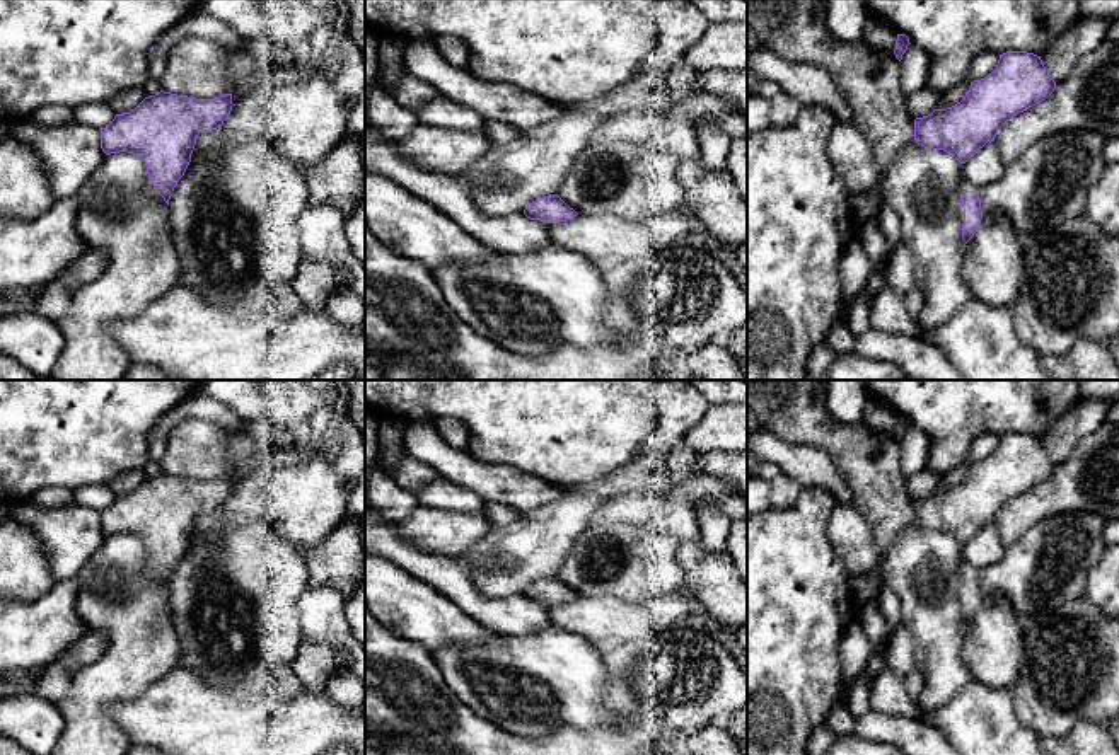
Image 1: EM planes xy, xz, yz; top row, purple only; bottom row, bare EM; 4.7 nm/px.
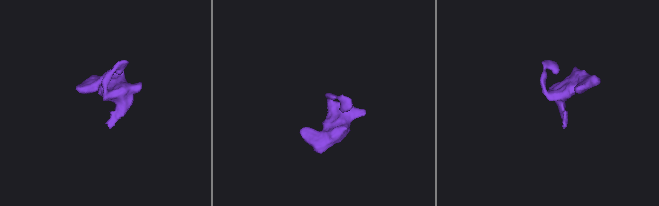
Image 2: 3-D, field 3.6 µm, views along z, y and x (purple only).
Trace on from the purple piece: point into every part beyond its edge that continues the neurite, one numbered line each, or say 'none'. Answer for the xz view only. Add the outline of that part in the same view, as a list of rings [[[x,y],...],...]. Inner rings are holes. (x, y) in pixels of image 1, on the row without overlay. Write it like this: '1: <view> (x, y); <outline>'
none

